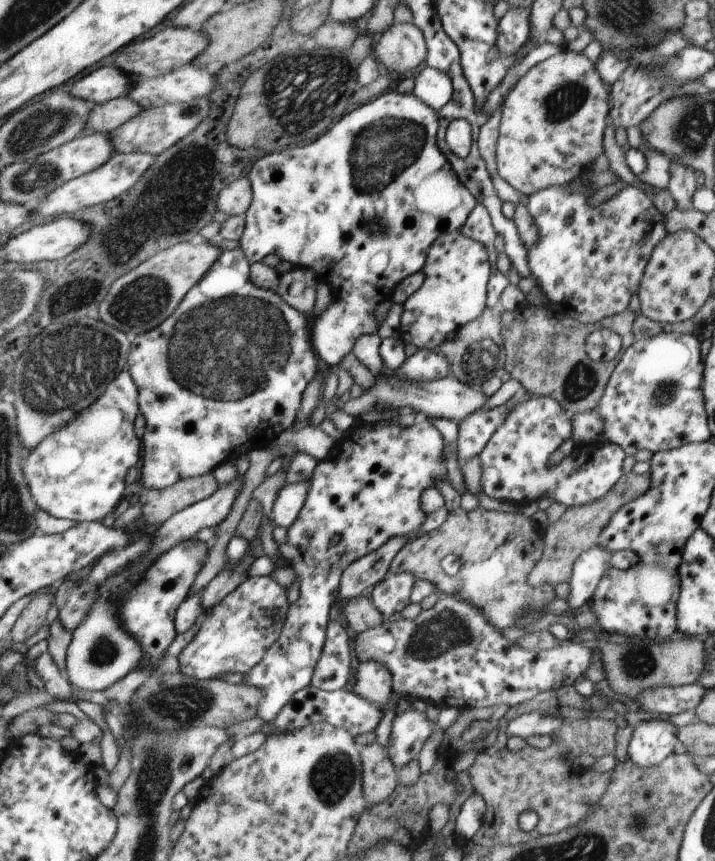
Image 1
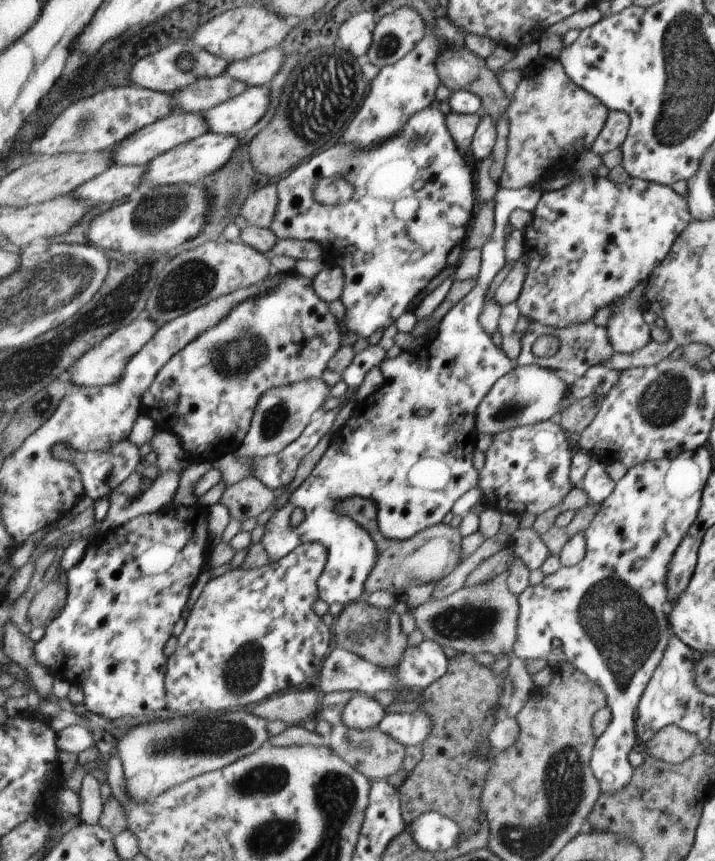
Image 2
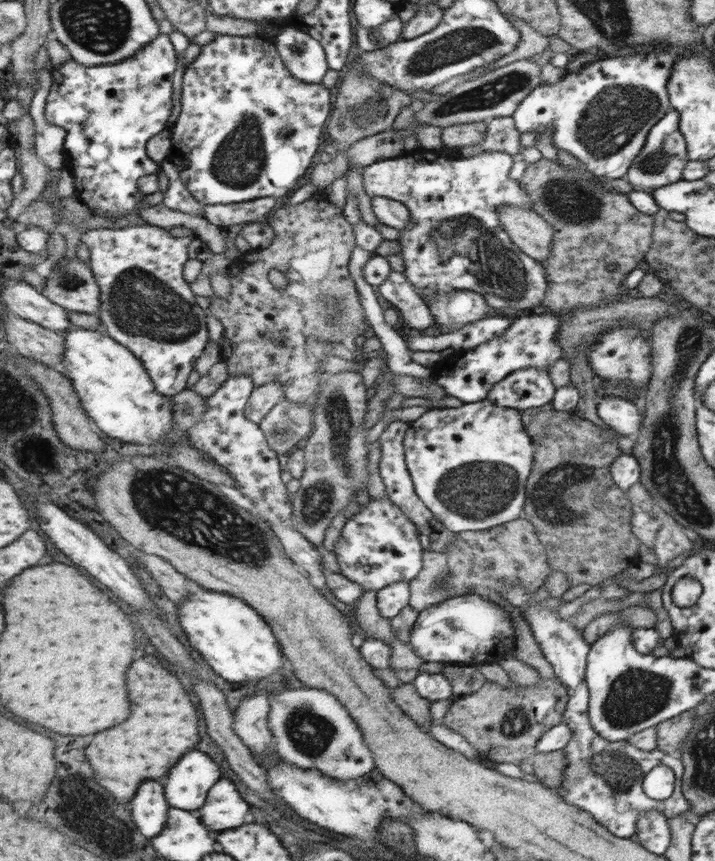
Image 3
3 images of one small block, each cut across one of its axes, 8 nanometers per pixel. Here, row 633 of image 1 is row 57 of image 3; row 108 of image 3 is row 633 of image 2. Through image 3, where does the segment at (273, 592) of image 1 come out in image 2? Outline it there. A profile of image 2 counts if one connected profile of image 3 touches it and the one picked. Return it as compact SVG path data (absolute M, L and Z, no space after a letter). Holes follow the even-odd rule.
M308 542L302 544L292 555L286 556L280 562L273 562L262 568L246 569L244 567L230 570L223 576L216 578L206 586L206 592L202 594L202 598L198 600L198 604L191 610L191 614L187 619L185 631L179 637L179 645L177 651L170 657L168 673L167 673L167 694L168 709L170 713L177 715L192 714L208 714L209 712L238 711L242 708L251 708L252 706L263 702L278 694L290 690L290 688L298 688L302 684L306 684L318 670L323 669L325 661L332 655L332 630L330 626L324 622L324 618L316 612L316 602L321 599L319 584L330 558L330 548L324 546L322 542Z

